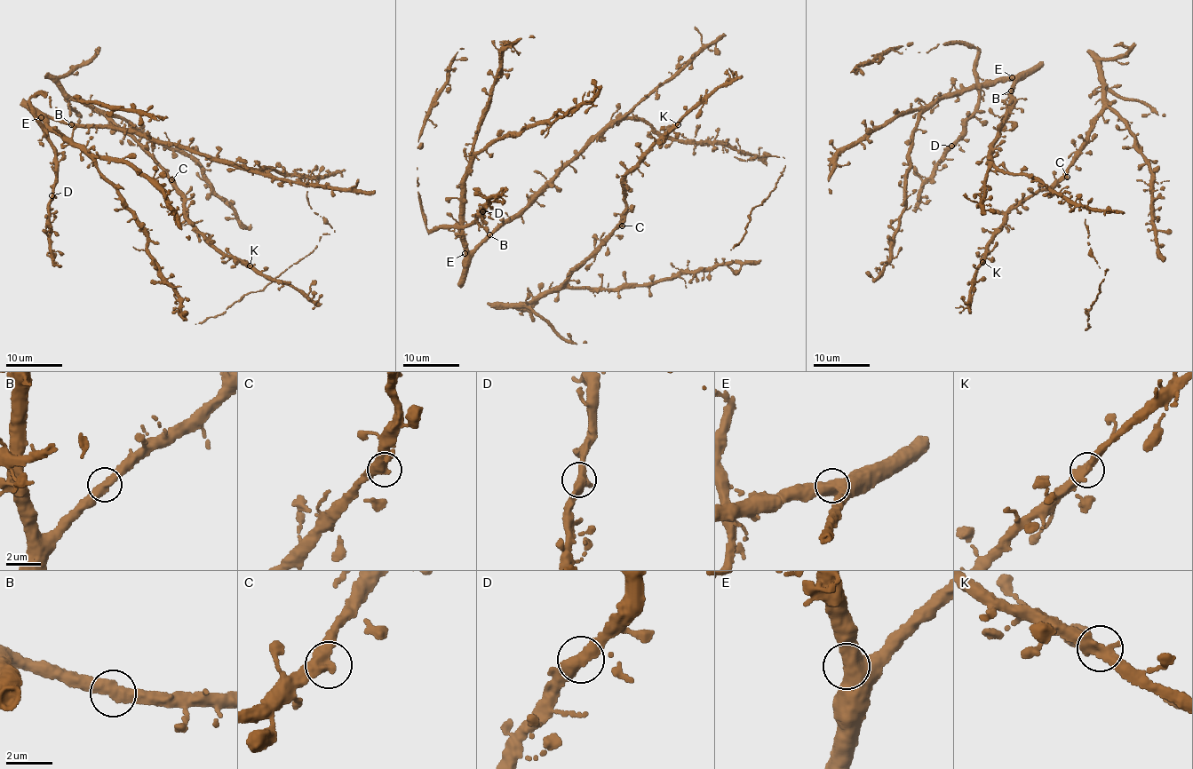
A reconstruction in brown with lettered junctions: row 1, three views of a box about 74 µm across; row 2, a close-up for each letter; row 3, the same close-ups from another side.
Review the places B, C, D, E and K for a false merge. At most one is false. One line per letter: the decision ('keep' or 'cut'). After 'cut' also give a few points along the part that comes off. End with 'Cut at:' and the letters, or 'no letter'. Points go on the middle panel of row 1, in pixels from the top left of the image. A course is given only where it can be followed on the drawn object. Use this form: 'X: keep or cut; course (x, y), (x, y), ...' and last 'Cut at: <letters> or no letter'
B: keep
C: keep
D: keep
E: keep
K: keep
Cut at: no letter

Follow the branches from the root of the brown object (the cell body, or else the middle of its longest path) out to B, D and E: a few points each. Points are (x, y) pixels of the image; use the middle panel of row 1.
B: (507, 219), (489, 235)
D: (507, 219), (470, 251), (459, 225), (473, 224), (478, 220), (476, 216), (484, 218), (482, 211)
E: (507, 219), (474, 249), (465, 253)

